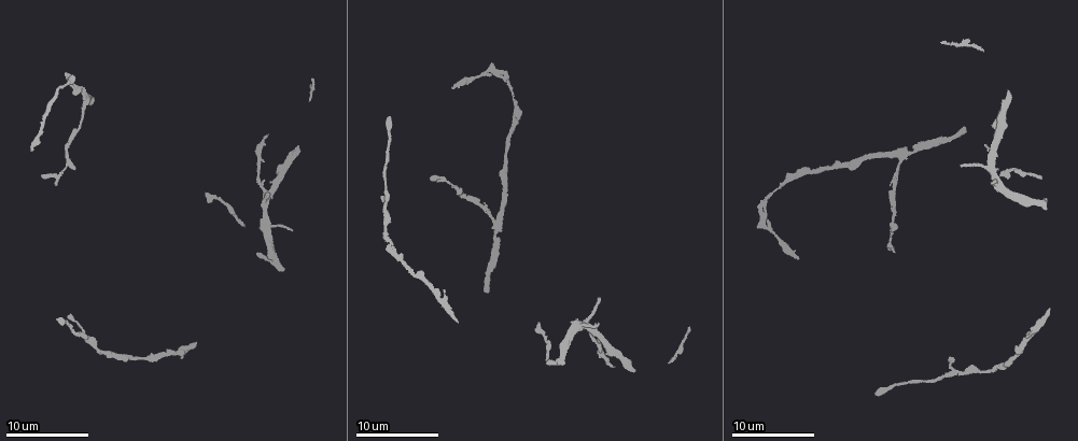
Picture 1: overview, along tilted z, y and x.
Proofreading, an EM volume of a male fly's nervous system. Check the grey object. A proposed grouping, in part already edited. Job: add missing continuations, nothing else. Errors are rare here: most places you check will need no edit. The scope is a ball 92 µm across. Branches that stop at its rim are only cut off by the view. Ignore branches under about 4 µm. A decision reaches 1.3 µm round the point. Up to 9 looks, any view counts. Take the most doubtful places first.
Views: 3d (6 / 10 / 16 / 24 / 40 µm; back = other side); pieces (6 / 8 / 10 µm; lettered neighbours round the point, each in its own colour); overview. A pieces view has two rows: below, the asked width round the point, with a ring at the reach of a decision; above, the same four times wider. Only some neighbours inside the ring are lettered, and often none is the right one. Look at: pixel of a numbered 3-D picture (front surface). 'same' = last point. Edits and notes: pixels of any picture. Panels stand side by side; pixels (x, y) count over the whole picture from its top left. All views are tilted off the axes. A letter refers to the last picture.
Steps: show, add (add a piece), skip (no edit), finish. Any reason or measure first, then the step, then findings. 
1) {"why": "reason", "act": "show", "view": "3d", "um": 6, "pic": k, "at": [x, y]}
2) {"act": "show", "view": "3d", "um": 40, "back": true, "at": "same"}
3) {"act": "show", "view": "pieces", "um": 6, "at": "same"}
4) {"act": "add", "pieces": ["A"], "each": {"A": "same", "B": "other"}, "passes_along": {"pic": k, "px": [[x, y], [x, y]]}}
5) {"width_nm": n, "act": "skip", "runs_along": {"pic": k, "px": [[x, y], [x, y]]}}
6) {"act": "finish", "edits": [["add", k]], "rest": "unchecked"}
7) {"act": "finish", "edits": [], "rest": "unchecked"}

{"why": "an open end", "act": "show", "view": "3d", "um": 6, "pic": 1, "at": [599, 298]}

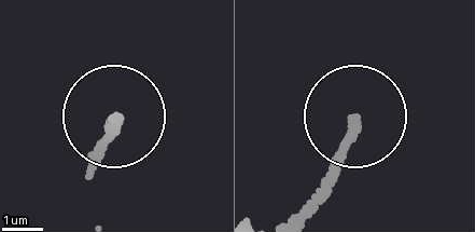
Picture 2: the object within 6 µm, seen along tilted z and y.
{"act": "show", "view": "pieces", "um": 10, "pic": 2, "at": [116, 117]}

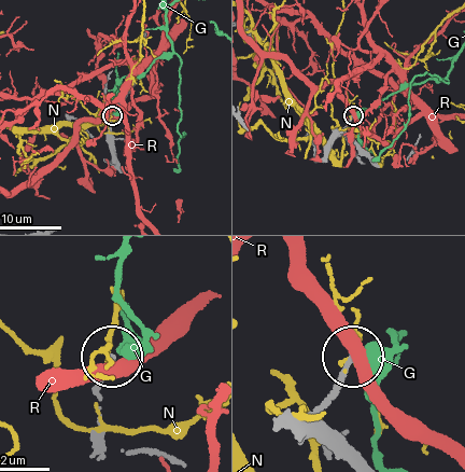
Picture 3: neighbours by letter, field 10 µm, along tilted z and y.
{"act": "skip", "each": {"G": "other", "N": "other", "R": "other"}, "found": "none of them fits"}

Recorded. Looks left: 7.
{"why": "long arm stops here", "act": "show", "view": "3d", "um": 6, "pic": 1, "at": [29, 150]}

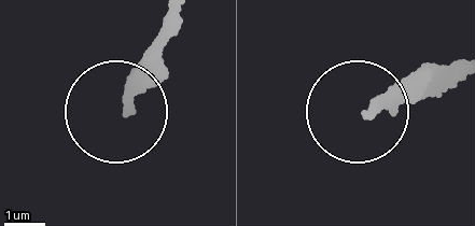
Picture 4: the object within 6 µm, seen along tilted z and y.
{"act": "show", "view": "pieces", "um": 10, "pic": 4, "at": [371, 111]}

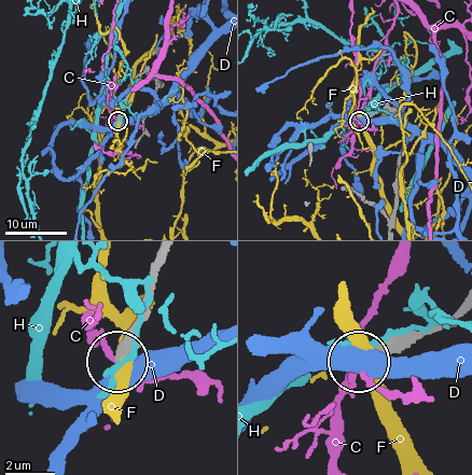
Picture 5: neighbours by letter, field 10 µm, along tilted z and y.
{"act": "skip", "each": {"C": "other", "D": "other", "F": "other", "H": "other"}, "found": "no lettered piece goes on from it"}

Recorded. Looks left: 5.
{"why": "thin end", "act": "show", "view": "pieces", "um": 6, "pic": 1, "at": [290, 227]}

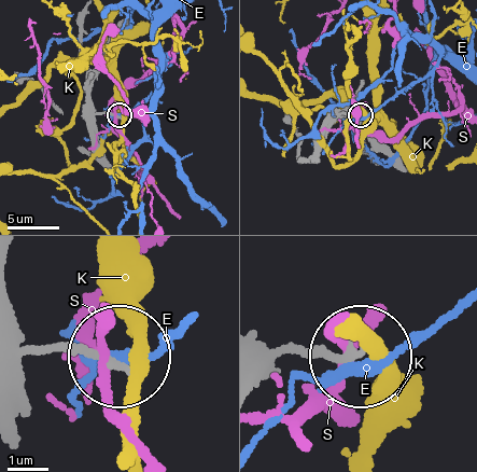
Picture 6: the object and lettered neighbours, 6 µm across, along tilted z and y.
{"width_nm": 150, "act": "skip", "each": {"E": "other", "K": "other", "S": "other"}, "found": "no lettered piece goes on from it"}

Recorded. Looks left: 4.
{"why": "free end", "act": "show", "view": "pieces", "um": 10, "pic": 1, "at": [432, 178]}

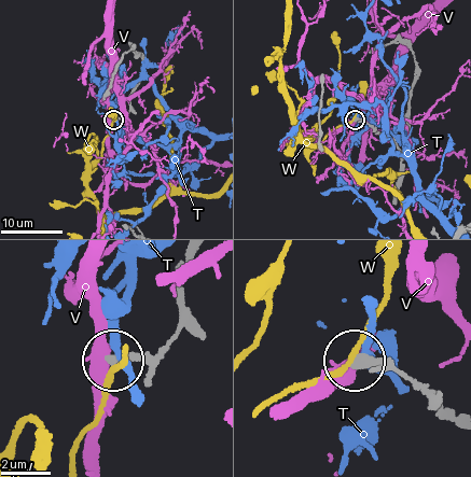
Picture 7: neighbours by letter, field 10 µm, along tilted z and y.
{"width_nm": 420, "act": "skip", "each": {"T": "other", "V": "other", "W": "other"}, "found": "none of them fits"}

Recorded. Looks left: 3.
{"act": "finish", "edits": [], "rest": "unchecked"}

